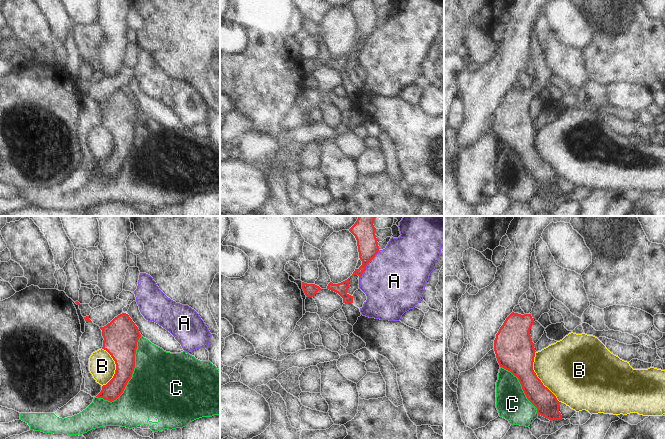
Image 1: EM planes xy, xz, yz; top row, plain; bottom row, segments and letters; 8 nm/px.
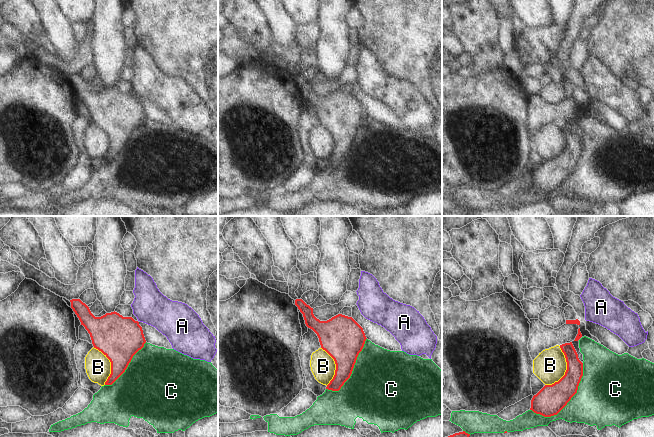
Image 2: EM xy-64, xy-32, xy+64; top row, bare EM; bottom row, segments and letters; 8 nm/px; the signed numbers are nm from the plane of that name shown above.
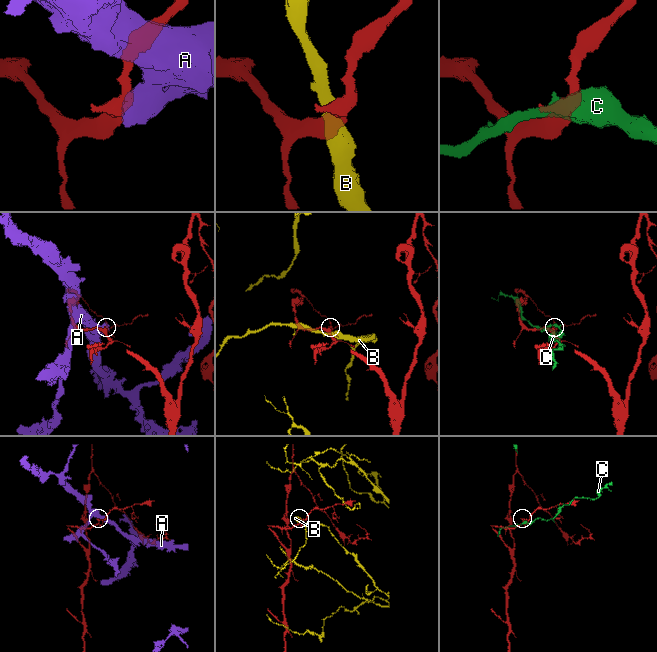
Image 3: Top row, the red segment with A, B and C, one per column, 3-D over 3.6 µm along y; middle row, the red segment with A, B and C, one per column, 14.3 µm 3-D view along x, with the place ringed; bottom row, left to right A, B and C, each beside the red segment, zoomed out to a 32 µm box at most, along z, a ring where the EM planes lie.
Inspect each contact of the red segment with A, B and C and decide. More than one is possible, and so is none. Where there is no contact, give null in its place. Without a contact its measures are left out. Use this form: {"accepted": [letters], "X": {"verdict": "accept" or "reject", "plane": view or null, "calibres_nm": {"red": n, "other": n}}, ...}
{"accepted": [], "A": {"verdict": "reject", "plane": "xz", "calibres_nm": {"red": 160, "other": 500}}, "B": {"verdict": "reject", "plane": "yz", "calibres_nm": {"red": 300, "other": 440}}, "C": {"verdict": "reject", "plane": "xy", "calibres_nm": {"red": 220, "other": 500}}}

